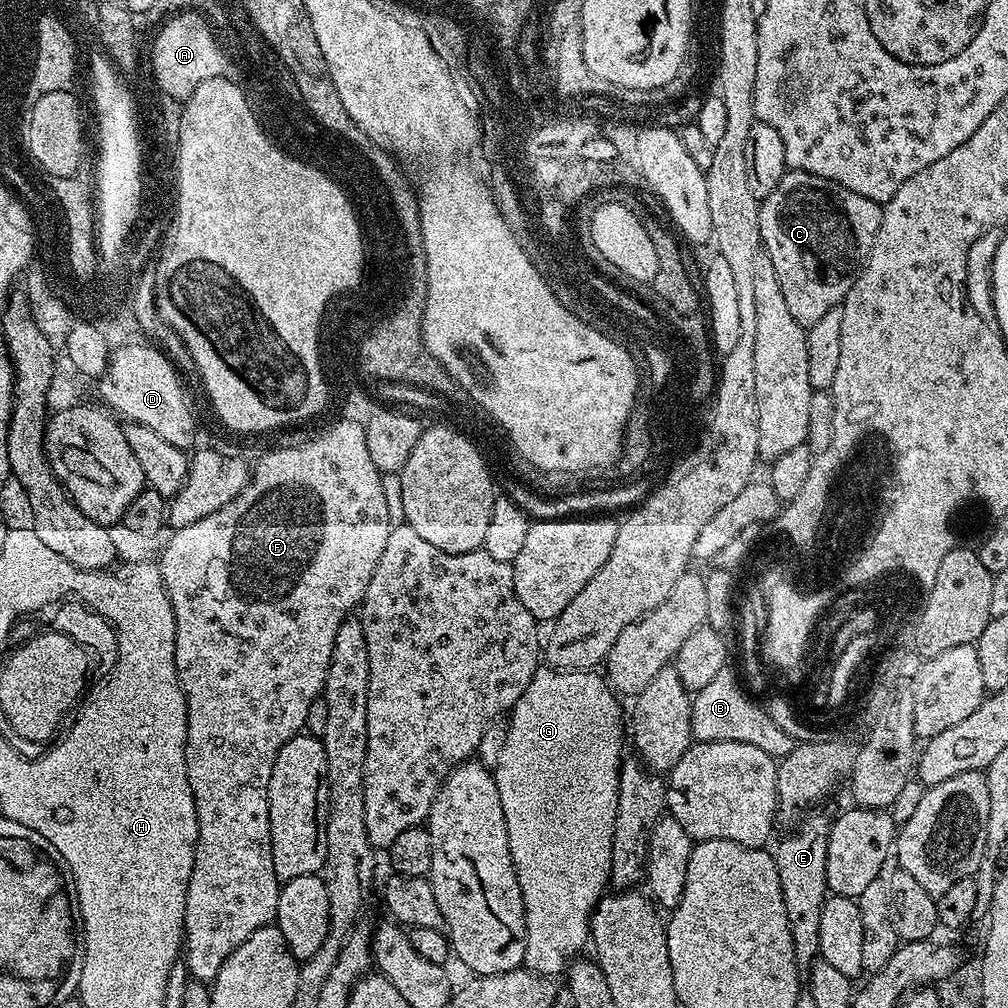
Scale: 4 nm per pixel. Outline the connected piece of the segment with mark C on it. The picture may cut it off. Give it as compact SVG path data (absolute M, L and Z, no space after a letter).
M795 170L785 171L784 176L778 182L778 186L774 186L771 194L760 200L760 242L763 251L765 253L768 251L768 260L772 263L771 275L782 290L782 298L786 298L786 306L790 309L790 318L794 318L794 322L798 322L802 327L808 329L811 324L818 322L818 318L822 318L822 314L826 314L826 310L838 308L844 303L850 286L856 280L857 272L864 267L864 262L868 259L869 252L872 251L874 238L878 234L878 226L882 222L883 213L883 207L878 202L874 202L870 198L862 198L862 194L854 194L854 190L846 190L821 176Z

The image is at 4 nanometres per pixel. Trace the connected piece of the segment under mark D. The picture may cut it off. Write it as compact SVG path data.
M148 342L136 343L121 343L121 348L111 353L108 369L98 380L100 396L105 400L103 403L113 413L121 412L125 421L150 426L150 430L166 438L170 446L191 449L192 439L196 436L196 416L192 413L190 396L181 373L159 347Z

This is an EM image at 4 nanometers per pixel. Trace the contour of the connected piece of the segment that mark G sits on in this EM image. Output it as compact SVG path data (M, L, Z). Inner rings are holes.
M551 666L537 667L530 686L518 698L512 708L508 720L506 746L502 746L502 755L498 758L498 766L494 770L498 794L502 798L502 814L506 818L506 834L510 842L510 858L514 862L514 870L518 878L518 886L524 903L524 921L528 937L524 951L524 964L537 974L563 973L576 952L590 940L590 921L596 911L596 903L605 895L612 874L612 839L614 838L614 818L618 810L618 782L620 781L620 766L624 744L626 748L626 720L620 717L620 704L617 693L610 687L603 675L595 676L592 670L583 672L561 672Z

